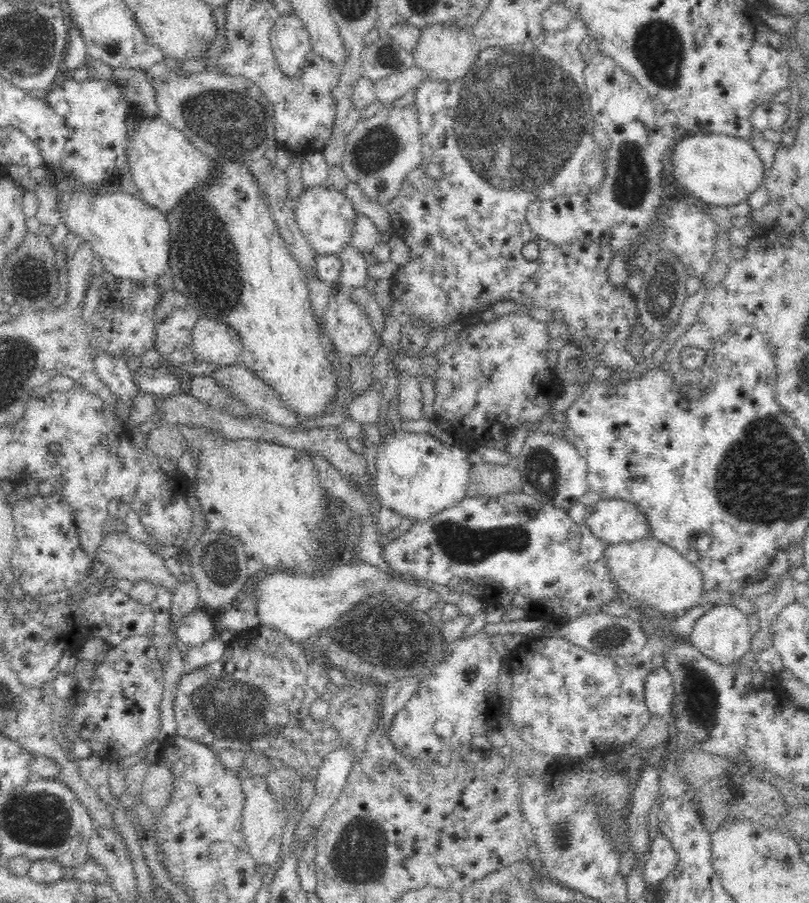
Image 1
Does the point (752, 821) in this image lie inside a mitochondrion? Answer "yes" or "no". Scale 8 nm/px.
no

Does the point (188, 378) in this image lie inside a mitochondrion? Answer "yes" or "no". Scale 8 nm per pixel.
no

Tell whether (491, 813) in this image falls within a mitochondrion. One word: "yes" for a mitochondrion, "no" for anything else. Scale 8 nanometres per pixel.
no

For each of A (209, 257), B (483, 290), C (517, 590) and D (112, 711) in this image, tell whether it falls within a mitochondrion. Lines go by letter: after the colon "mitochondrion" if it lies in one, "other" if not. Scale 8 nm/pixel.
A: mitochondrion
B: other
C: other
D: other

